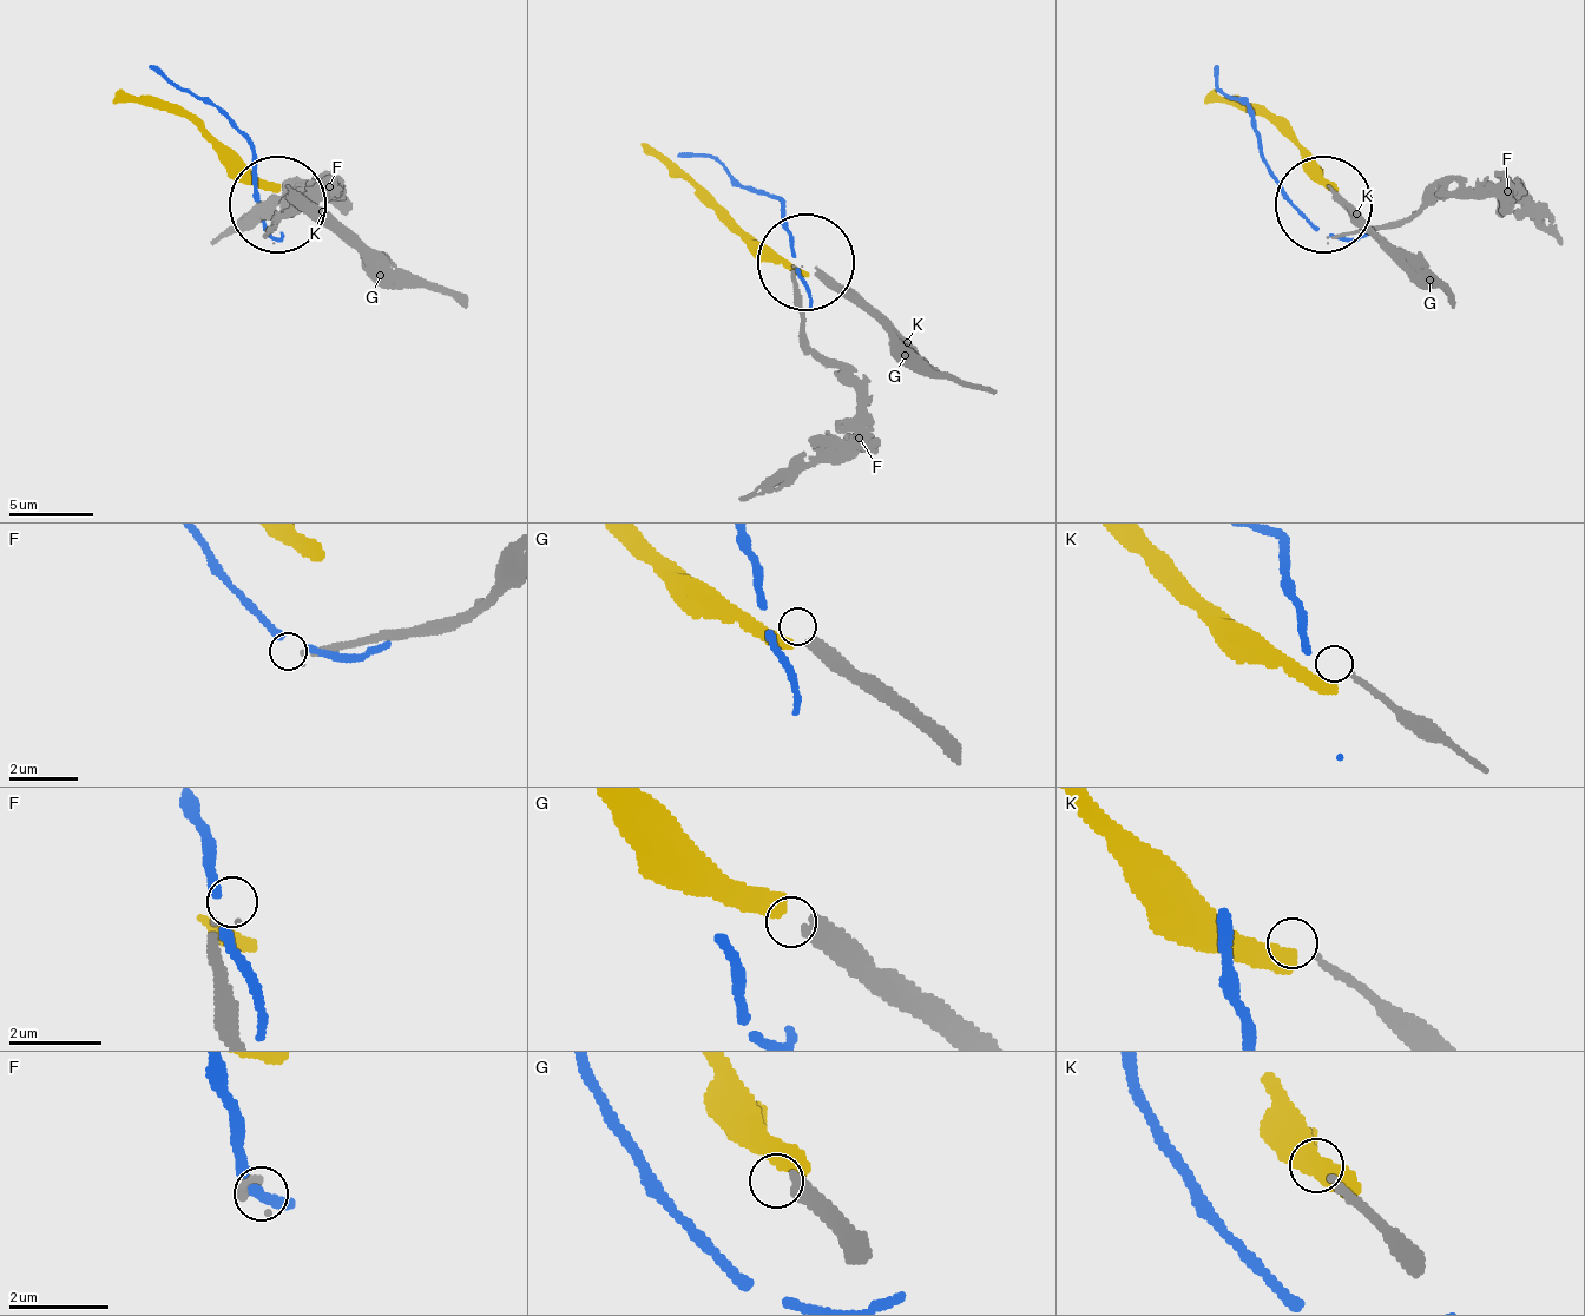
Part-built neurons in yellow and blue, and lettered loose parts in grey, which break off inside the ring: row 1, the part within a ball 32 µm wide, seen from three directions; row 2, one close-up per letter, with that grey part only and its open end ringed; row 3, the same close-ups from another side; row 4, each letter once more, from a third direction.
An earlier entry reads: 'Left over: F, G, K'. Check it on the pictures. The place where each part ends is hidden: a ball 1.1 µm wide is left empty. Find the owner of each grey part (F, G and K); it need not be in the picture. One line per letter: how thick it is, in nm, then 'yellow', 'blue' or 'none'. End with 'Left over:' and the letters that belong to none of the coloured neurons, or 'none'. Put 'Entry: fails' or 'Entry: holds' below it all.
F: 180 nm | none
G: 360 nm | none
K: 140 nm | none
Left over: F, G, K
Entry: holds

